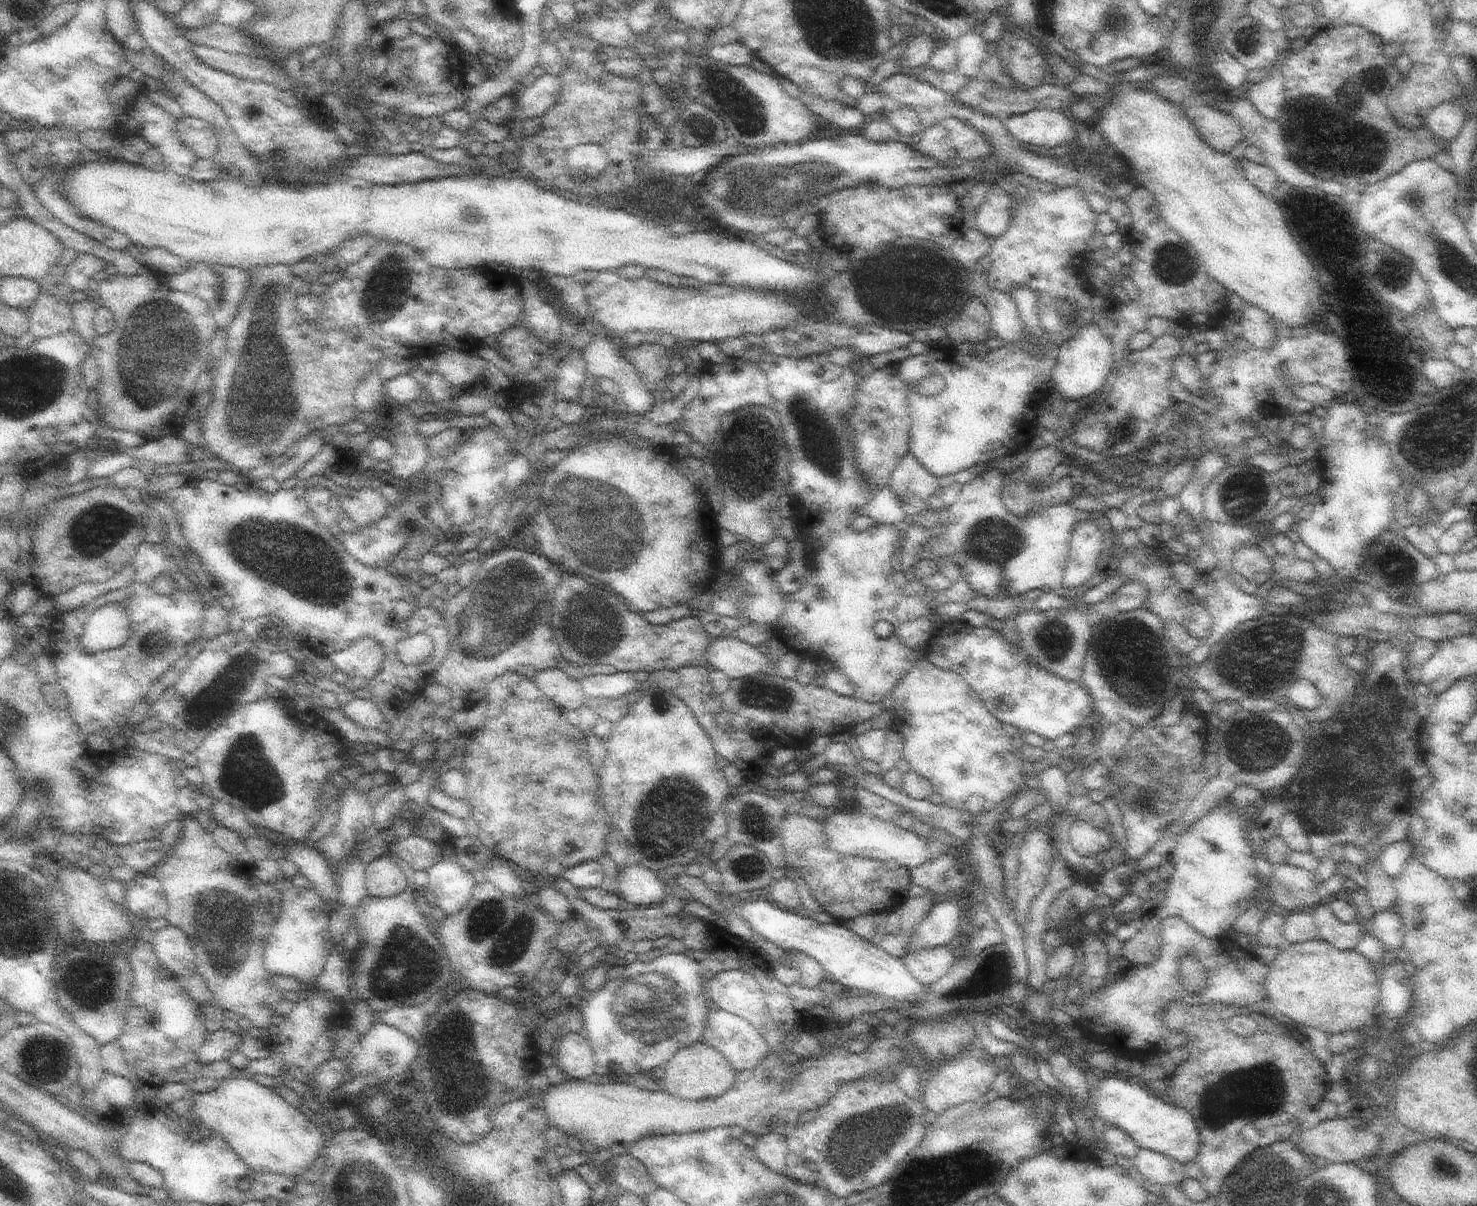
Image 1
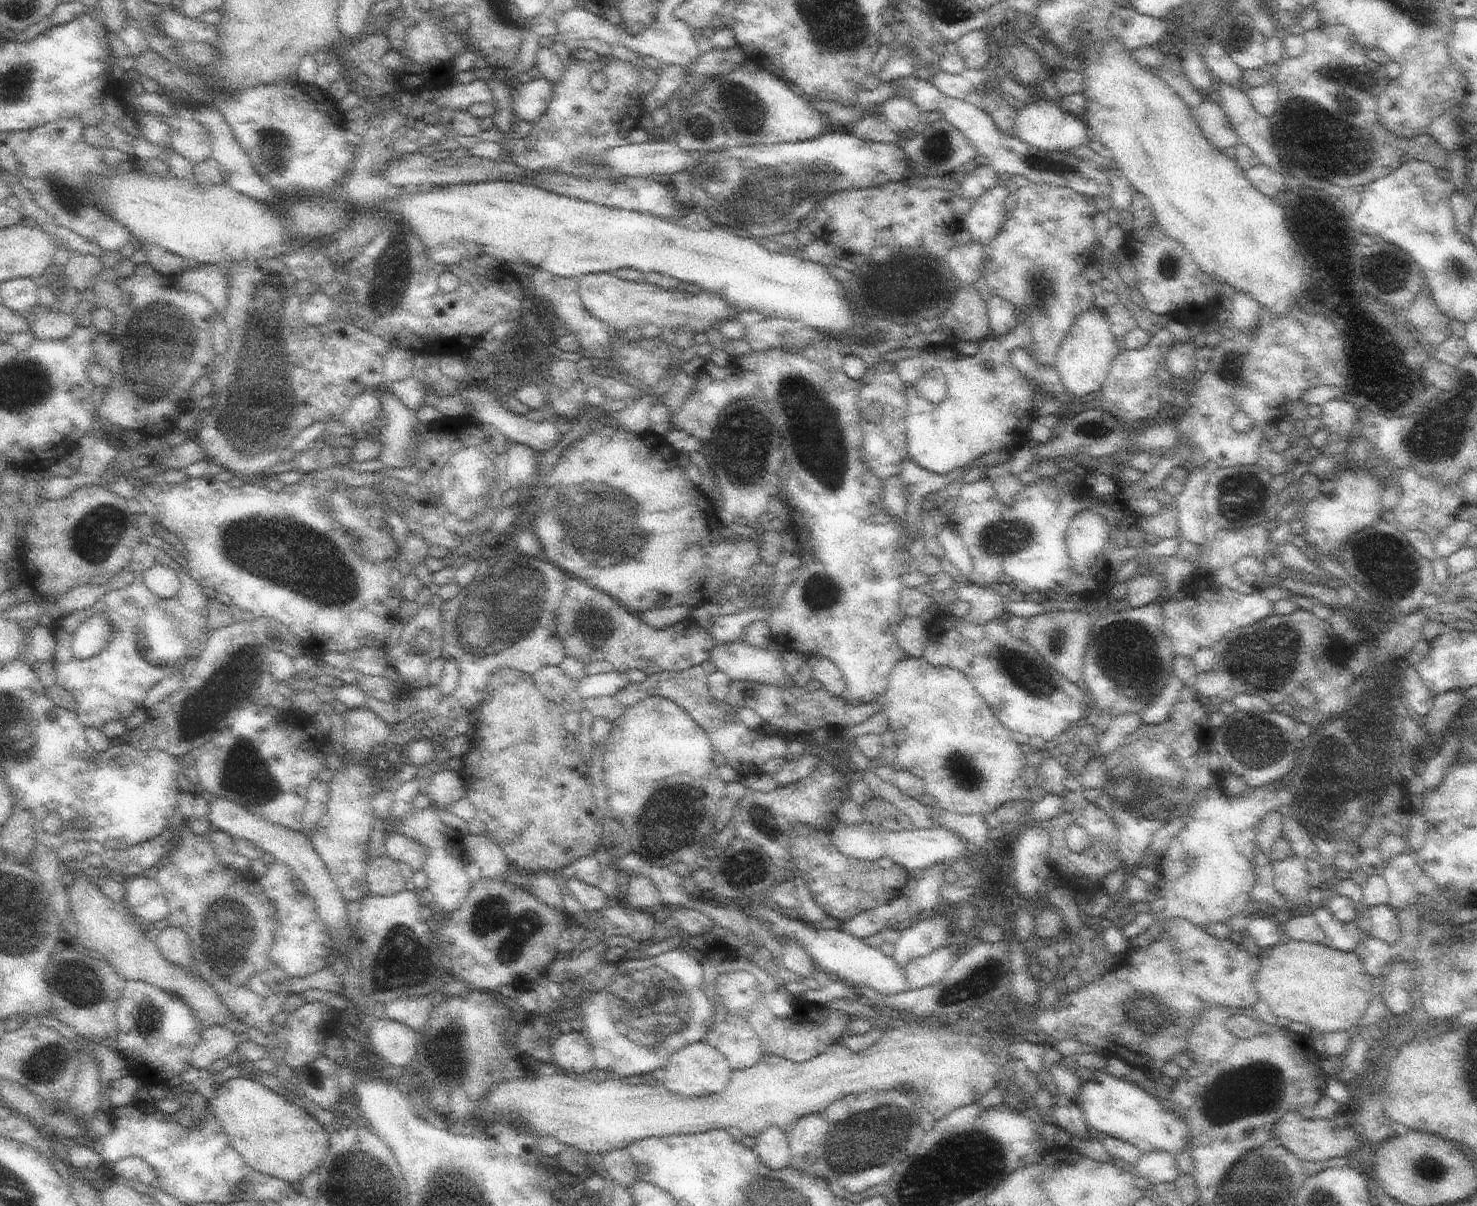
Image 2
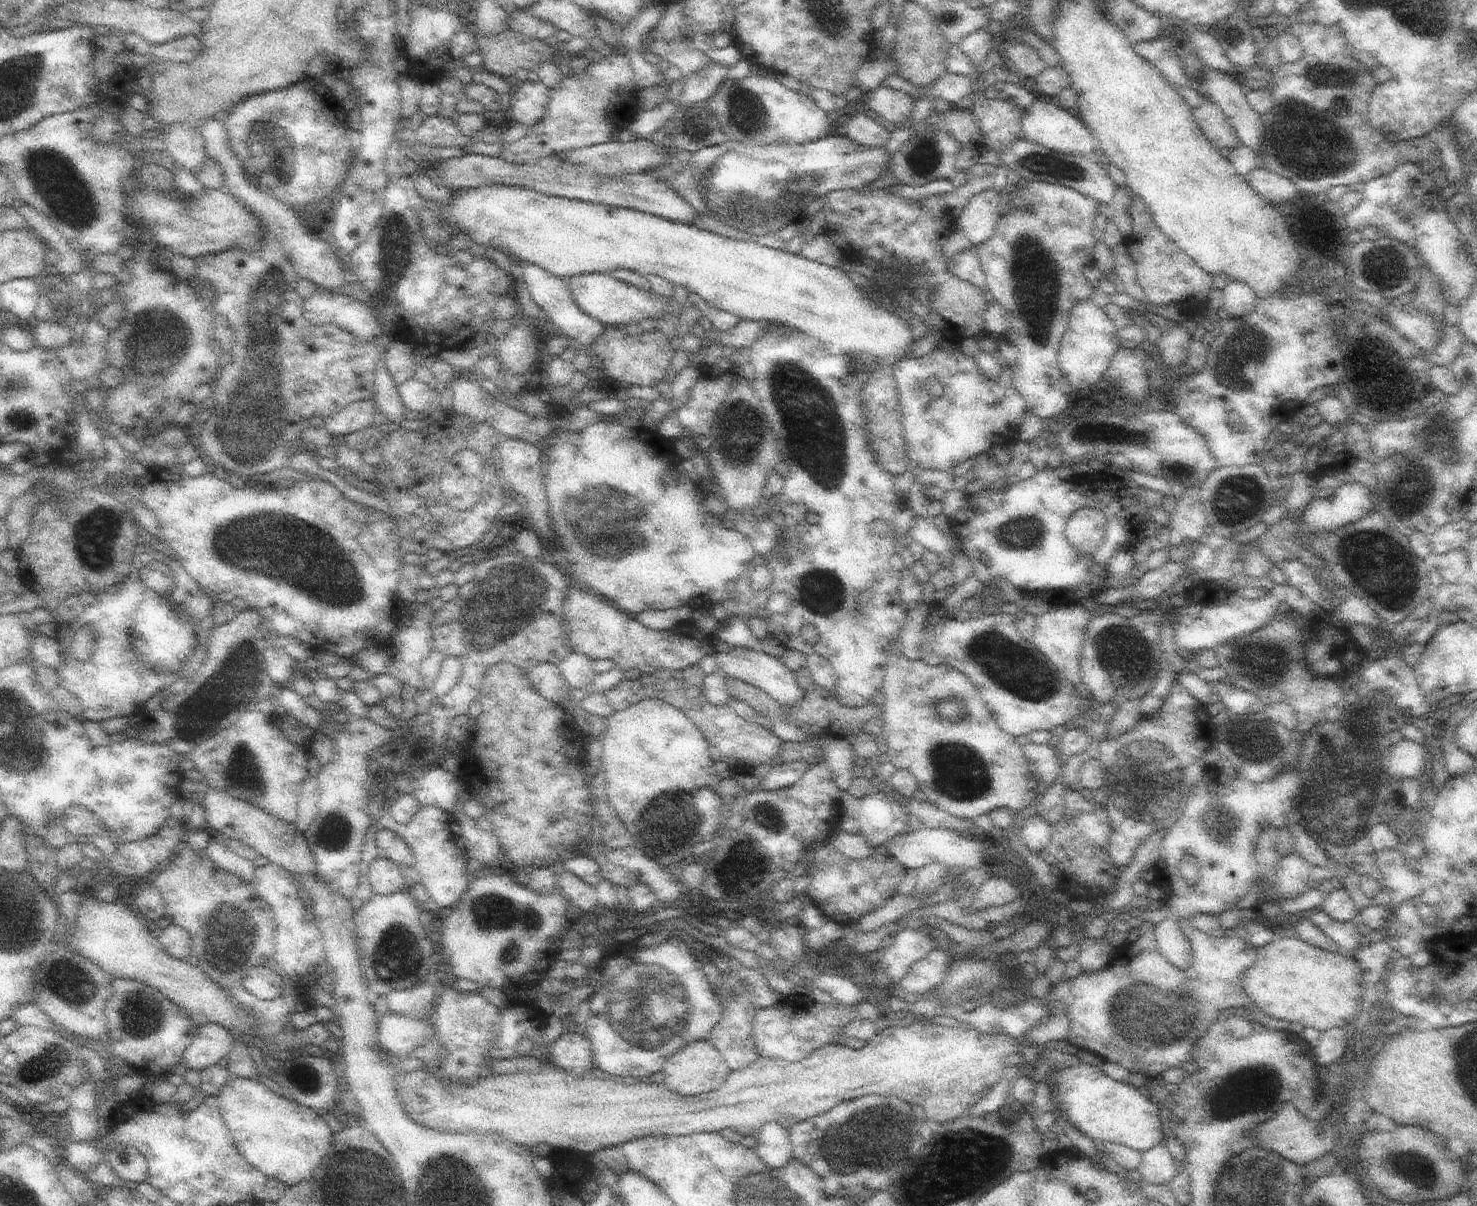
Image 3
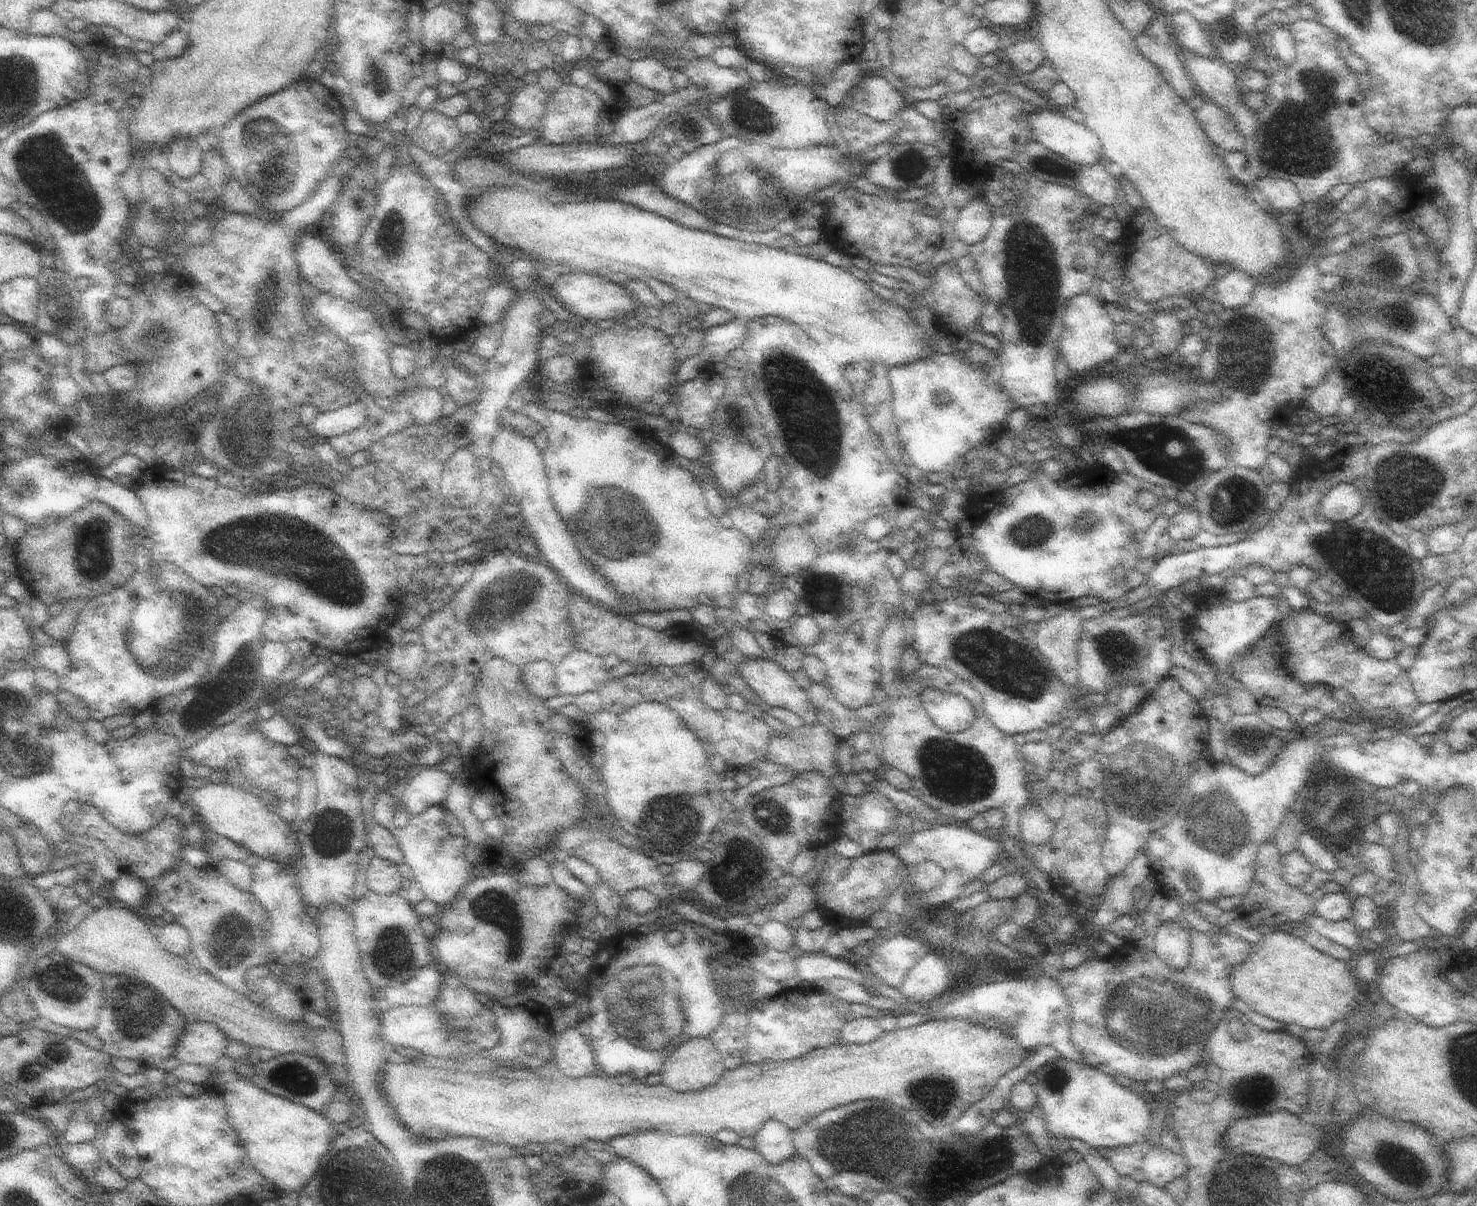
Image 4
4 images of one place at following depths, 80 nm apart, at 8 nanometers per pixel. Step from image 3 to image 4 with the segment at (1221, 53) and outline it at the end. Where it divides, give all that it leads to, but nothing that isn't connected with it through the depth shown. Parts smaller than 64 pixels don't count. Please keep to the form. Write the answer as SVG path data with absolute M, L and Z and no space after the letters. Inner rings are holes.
M1176 11L1168 17L1168 20L1170 20L1176 34L1180 37L1182 46L1186 49L1190 49L1203 57L1226 63L1219 56L1218 47L1213 43L1210 33L1206 32L1190 13Z

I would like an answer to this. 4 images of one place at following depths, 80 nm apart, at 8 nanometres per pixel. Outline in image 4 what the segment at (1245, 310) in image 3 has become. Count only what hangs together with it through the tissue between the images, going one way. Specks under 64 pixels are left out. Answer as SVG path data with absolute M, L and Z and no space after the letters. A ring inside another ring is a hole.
M1232 269L1214 284L1218 308L1239 309L1250 304L1255 282L1241 270Z

